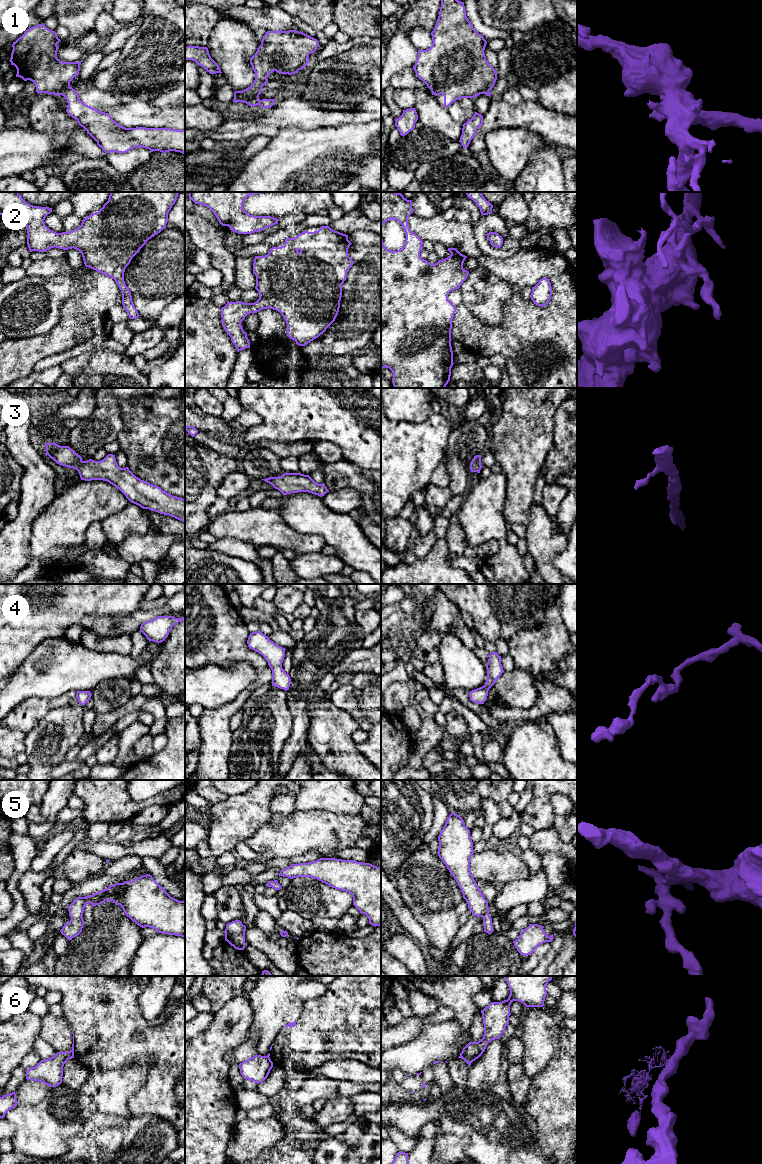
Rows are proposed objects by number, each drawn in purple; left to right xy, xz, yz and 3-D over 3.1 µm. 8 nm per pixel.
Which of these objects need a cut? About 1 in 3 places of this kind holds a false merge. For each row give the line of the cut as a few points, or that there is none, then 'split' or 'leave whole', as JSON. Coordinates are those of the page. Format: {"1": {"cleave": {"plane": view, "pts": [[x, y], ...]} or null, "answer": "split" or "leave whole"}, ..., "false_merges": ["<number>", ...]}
{"1": {"cleave": {"plane": "xy", "pts": [[69, 86], [61, 94]]}, "answer": "split"}, "2": {"cleave": null, "answer": "leave whole"}, "3": {"cleave": null, "answer": "leave whole"}, "4": {"cleave": null, "answer": "leave whole"}, "5": {"cleave": null, "answer": "leave whole"}, "6": {"cleave": {"plane": "yz", "pts": [[462, 1052], [460, 1057]]}, "answer": "split"}, "false_merges": ["1", "6"]}

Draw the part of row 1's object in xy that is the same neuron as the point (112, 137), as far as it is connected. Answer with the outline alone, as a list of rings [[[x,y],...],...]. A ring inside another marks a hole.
[[[72,87],[62,96],[67,100],[66,112],[97,142],[107,153],[126,153],[133,148],[143,147],[151,152],[175,151],[185,154],[185,130],[170,128],[125,128],[105,112],[84,104]]]

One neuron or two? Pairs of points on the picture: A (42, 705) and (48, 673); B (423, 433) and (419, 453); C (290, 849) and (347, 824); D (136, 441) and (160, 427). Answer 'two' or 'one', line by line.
A: two
B: one
C: one
D: one

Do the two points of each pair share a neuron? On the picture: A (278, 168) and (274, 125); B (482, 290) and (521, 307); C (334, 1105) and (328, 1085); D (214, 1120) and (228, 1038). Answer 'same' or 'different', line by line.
A: different
B: different
C: different
D: same

